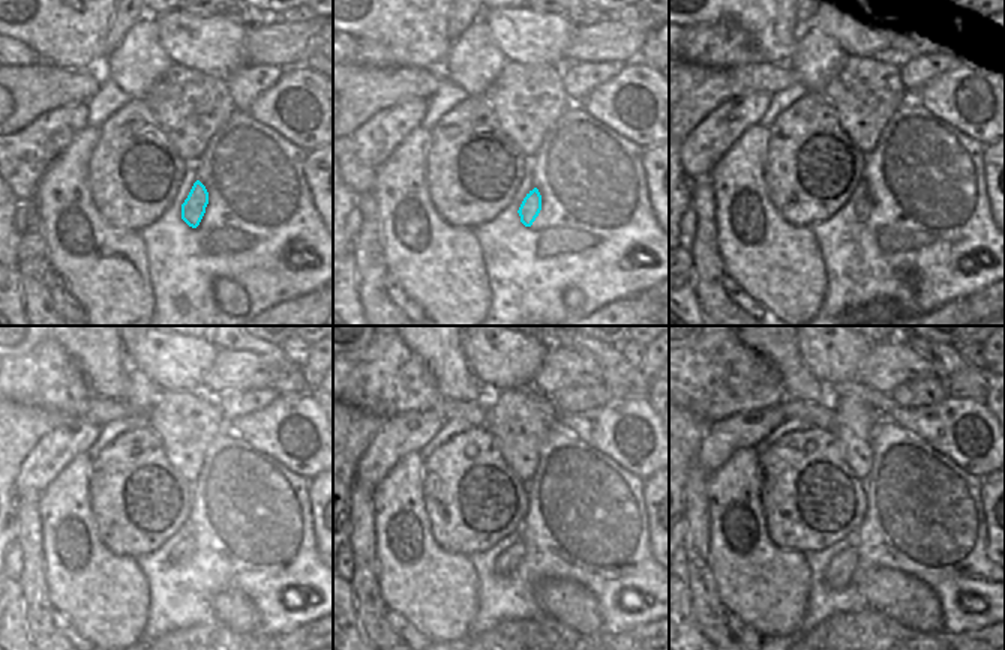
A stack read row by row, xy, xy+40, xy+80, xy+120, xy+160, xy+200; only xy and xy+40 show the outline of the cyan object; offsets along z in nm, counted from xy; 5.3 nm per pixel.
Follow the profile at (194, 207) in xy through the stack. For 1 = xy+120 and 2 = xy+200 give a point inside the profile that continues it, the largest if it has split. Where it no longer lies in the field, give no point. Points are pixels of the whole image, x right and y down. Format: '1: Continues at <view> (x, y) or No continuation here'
1: Continues at xy+120 (180, 554)
2: Continues at xy+200 (839, 574).

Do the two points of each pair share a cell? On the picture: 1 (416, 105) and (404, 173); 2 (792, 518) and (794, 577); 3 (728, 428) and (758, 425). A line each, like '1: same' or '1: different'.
1: different
2: different
3: same

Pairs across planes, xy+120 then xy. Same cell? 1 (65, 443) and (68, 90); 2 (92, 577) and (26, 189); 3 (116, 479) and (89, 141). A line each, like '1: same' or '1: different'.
1: different
2: different
3: different

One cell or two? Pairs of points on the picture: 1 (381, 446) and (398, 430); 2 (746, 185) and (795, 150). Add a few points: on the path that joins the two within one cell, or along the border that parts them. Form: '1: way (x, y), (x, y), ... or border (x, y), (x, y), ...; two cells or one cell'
1: way (386, 442), (393, 434); one cell
2: border (767, 138), (764, 185), (765, 194), (774, 206); two cells

